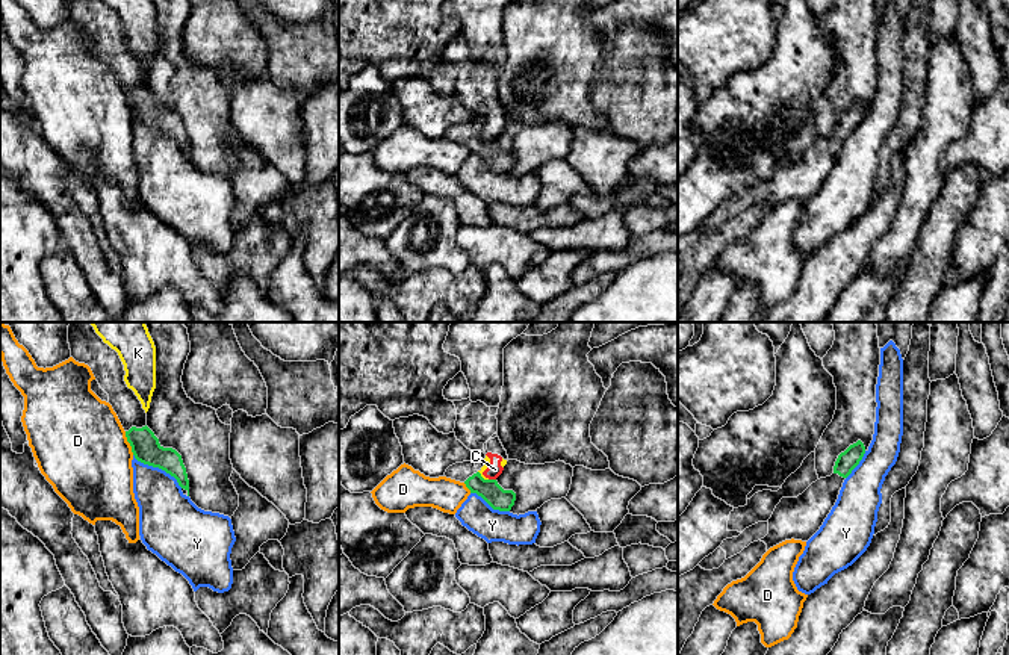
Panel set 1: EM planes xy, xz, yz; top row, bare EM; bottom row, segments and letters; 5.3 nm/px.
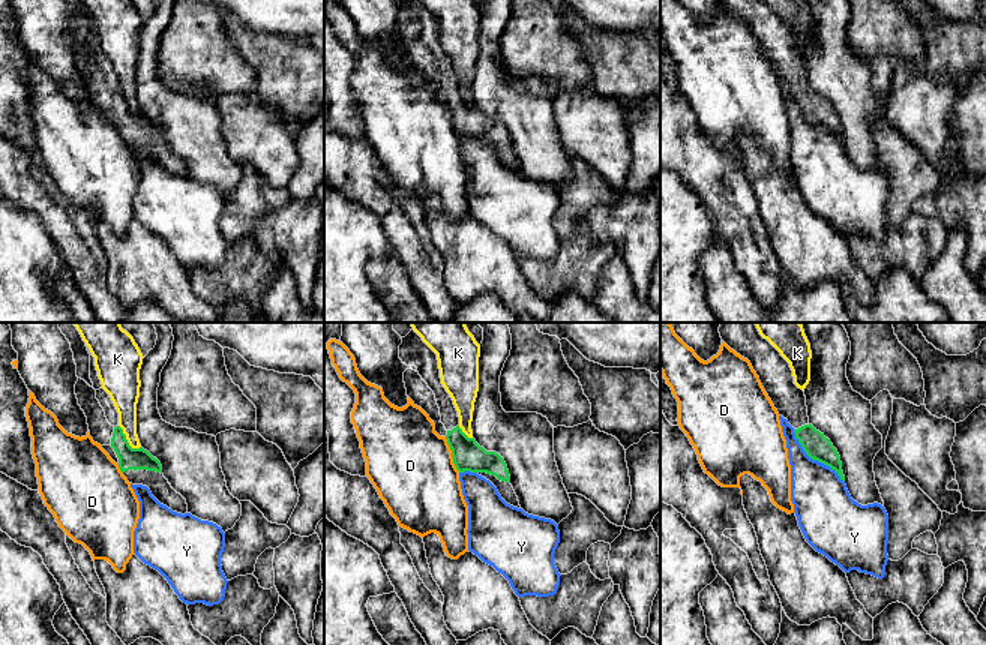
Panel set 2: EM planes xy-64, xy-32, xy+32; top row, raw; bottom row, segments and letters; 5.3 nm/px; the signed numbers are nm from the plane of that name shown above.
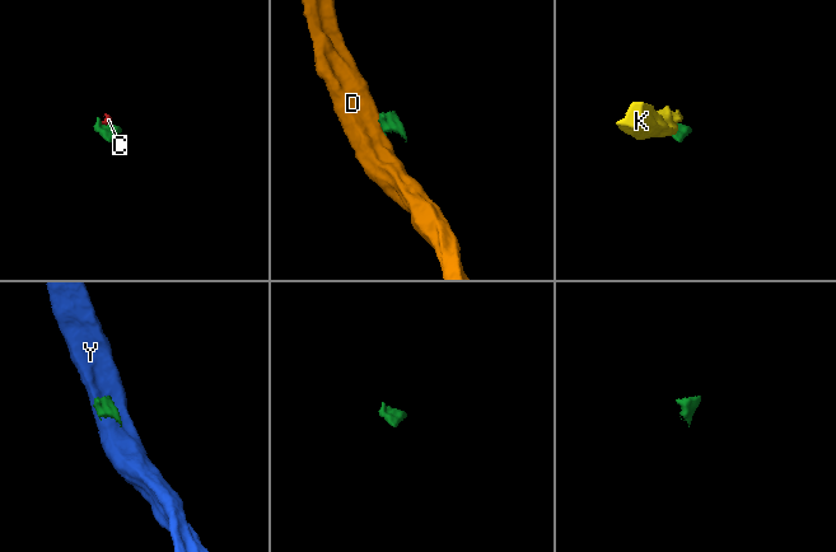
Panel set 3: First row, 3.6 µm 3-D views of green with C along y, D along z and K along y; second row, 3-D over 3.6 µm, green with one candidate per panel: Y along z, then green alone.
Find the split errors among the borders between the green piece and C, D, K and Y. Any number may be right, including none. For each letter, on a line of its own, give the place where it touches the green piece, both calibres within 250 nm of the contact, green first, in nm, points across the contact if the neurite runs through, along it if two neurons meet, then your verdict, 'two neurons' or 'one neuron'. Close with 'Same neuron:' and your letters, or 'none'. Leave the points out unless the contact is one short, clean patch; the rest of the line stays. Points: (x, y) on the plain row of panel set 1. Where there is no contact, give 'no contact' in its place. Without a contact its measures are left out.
C: contact xz (492, 141); calibres 120 and 80 nm; border xz (489, 139), (495, 141); two neurons
D: contact xy (129, 103); calibres 150 and 480 nm; border xy (124, 93), (133, 115); two neurons
K: contact xz (481, 138); calibres 120 and 30 nm; border xz (478, 132), (487, 141); two neurons
Y: contact xy (158, 127); calibres 150 and 280 nm; two neurons
Same neuron: none

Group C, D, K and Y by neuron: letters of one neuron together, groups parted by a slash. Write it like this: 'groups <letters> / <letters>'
groups C K / D / Y

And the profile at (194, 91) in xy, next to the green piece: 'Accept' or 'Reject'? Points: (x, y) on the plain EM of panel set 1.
Reject

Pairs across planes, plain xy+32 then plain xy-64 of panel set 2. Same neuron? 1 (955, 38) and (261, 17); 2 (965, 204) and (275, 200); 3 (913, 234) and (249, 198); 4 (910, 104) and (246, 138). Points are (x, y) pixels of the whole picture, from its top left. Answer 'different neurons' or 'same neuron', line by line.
1: different neurons
2: different neurons
3: different neurons
4: same neuron

